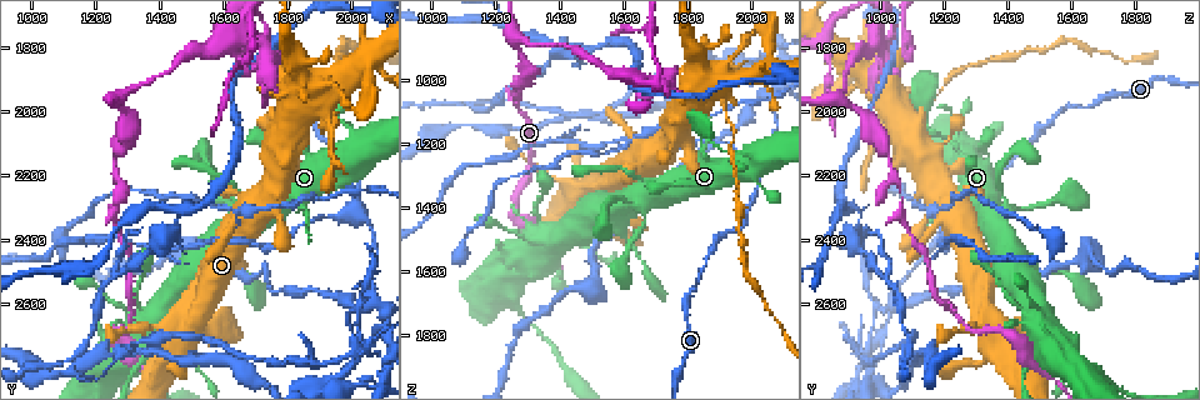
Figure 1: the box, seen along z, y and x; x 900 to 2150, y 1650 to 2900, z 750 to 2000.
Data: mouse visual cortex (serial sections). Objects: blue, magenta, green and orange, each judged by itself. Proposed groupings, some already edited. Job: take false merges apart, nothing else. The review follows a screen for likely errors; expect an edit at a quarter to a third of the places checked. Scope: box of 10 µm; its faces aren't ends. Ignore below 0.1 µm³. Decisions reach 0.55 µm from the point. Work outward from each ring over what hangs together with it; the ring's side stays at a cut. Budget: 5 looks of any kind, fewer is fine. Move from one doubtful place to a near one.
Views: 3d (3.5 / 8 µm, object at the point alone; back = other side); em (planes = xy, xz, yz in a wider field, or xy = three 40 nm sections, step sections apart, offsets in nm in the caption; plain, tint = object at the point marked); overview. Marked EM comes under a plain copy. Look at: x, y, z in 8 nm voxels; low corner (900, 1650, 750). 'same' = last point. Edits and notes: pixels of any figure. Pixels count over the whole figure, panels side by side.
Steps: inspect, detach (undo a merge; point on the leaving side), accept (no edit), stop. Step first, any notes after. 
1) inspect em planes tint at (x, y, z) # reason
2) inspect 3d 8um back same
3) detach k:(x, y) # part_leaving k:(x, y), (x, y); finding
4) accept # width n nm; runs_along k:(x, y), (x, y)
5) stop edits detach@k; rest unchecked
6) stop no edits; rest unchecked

inspect 3d 3.5um at (1270, 2260, 1070) # thin neck

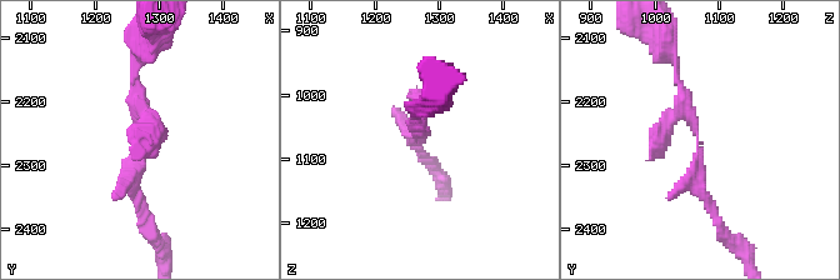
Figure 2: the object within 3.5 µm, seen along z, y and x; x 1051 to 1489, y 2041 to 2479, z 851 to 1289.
inspect em xy step 1 tint at (1265, 2260, 1070)

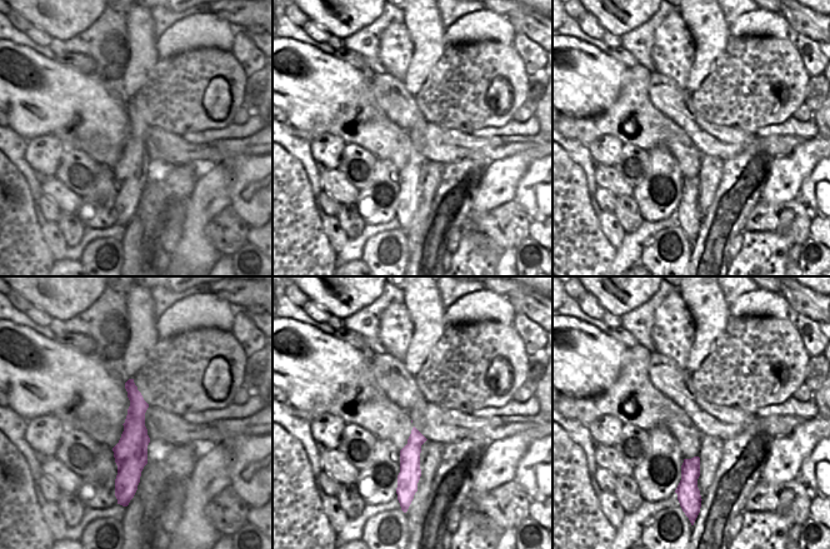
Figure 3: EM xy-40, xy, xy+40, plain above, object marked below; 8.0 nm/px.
accept # width 130 nm; runs_along 3:(130, 383), (134, 443), (124, 482); one cell here

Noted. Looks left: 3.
inspect 3d 3.5um back at (1870, 1920, 1000) # thick turns thin

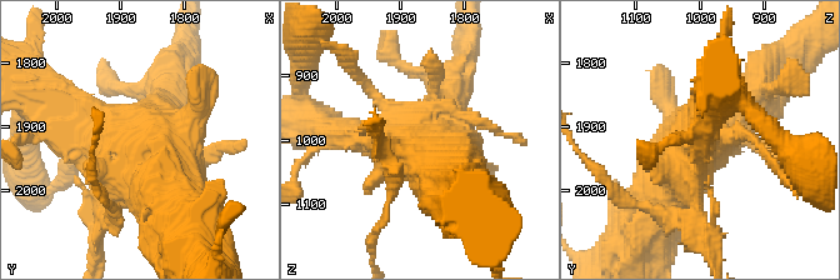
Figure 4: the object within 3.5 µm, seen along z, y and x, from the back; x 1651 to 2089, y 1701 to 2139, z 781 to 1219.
inspect em xy step 5 tint same # shape alone is not enough

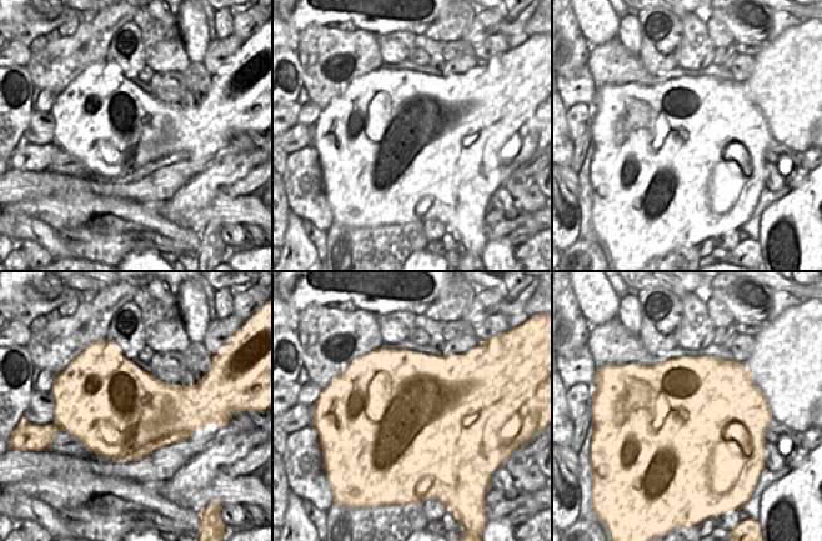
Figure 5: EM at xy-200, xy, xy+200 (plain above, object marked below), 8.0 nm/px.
accept # runs_along 4:(186, 223), (133, 138), (83, 130); all the same cell

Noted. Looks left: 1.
stop no edits; rest unchecked

